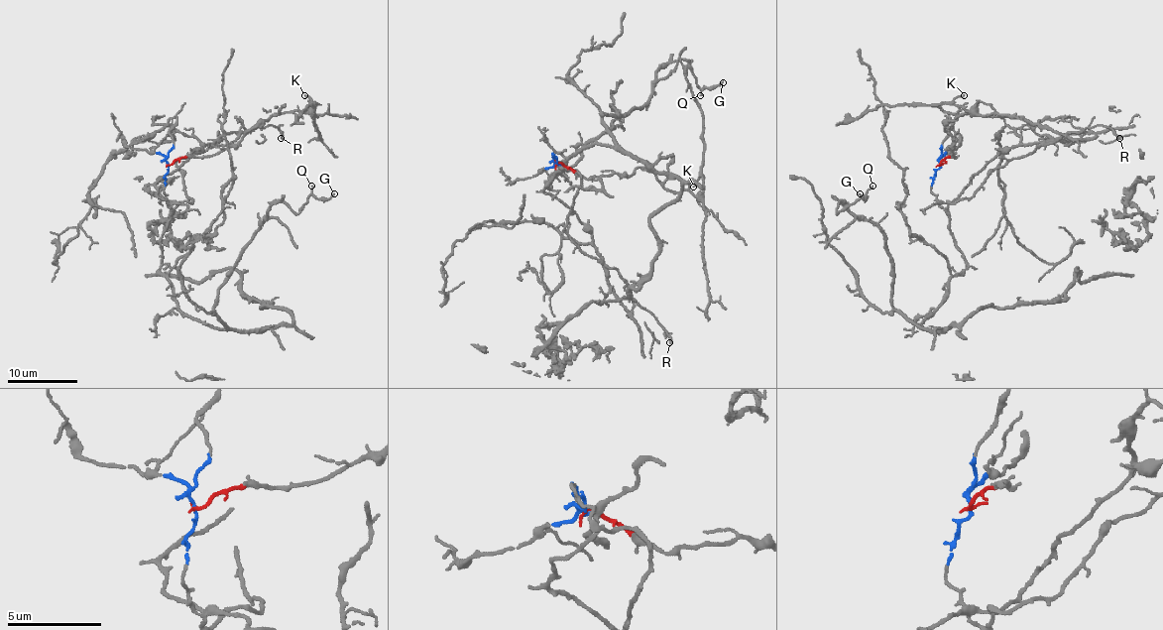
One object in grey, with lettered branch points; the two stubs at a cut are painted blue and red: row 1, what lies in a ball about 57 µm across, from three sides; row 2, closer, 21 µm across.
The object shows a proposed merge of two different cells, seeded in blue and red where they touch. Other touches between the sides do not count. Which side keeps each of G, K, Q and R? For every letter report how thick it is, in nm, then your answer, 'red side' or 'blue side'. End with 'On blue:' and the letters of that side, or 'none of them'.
G: calibre 170 nm; blue side
K: calibre 120 nm; red side
Q: calibre 140 nm; blue side
R: calibre 180 nm; blue side
On blue: G, Q, R

